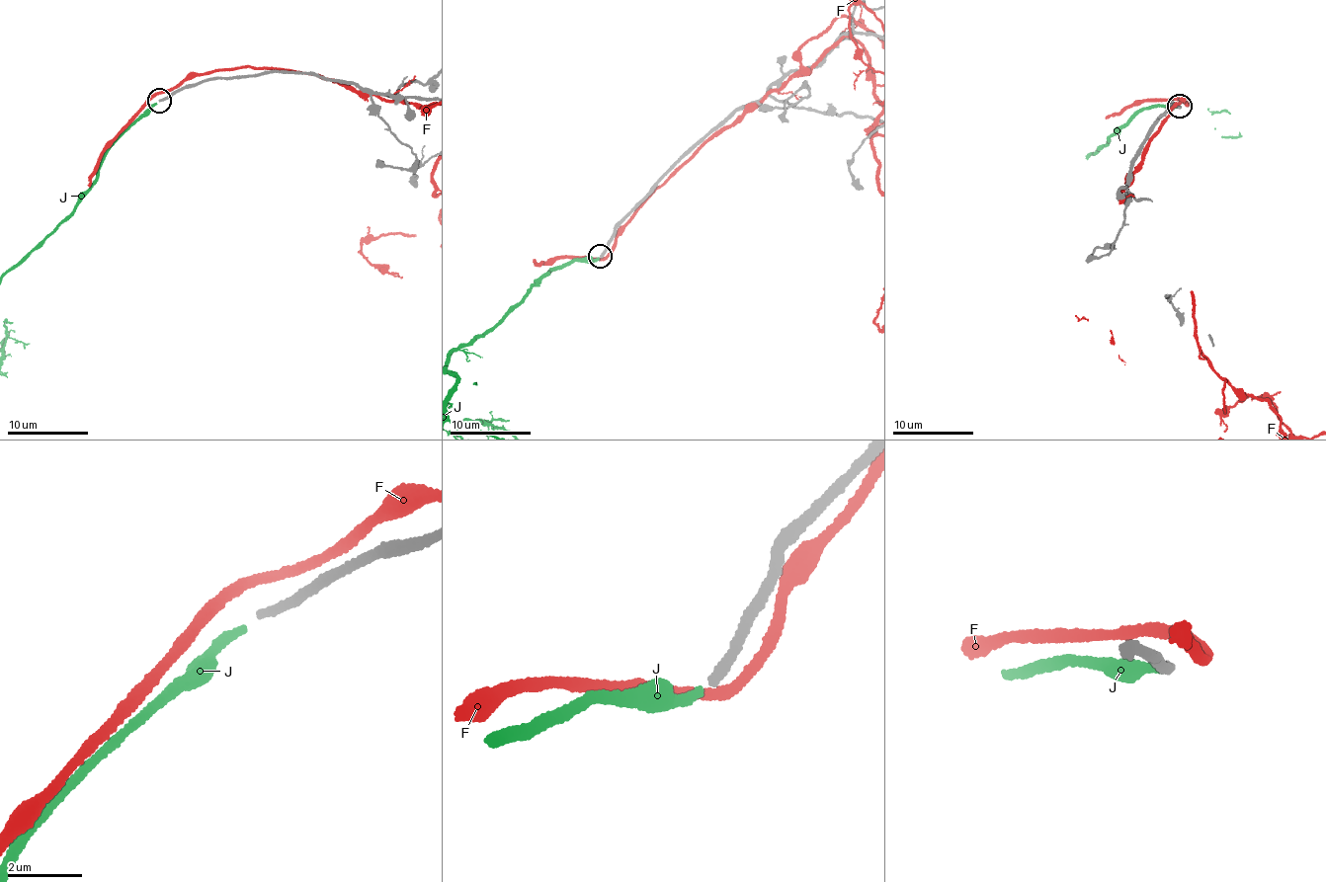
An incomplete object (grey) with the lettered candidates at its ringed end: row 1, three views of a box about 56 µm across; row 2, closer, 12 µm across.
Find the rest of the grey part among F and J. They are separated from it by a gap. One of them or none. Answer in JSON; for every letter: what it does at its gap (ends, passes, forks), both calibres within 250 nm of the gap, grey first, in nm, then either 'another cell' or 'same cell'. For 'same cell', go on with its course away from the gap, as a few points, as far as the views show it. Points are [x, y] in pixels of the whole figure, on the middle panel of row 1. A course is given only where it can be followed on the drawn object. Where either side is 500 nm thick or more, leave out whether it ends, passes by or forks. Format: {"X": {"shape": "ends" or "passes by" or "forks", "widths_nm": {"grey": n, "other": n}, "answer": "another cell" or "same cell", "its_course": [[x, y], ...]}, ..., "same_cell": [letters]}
{"F": {"shape": "passes by", "widths_nm": {"grey": 280, "other": 300}, "answer": "another cell"}, "J": {"shape": "ends", "widths_nm": {"grey": 280, "other": 240}, "answer": "another cell"}, "same_cell": []}

